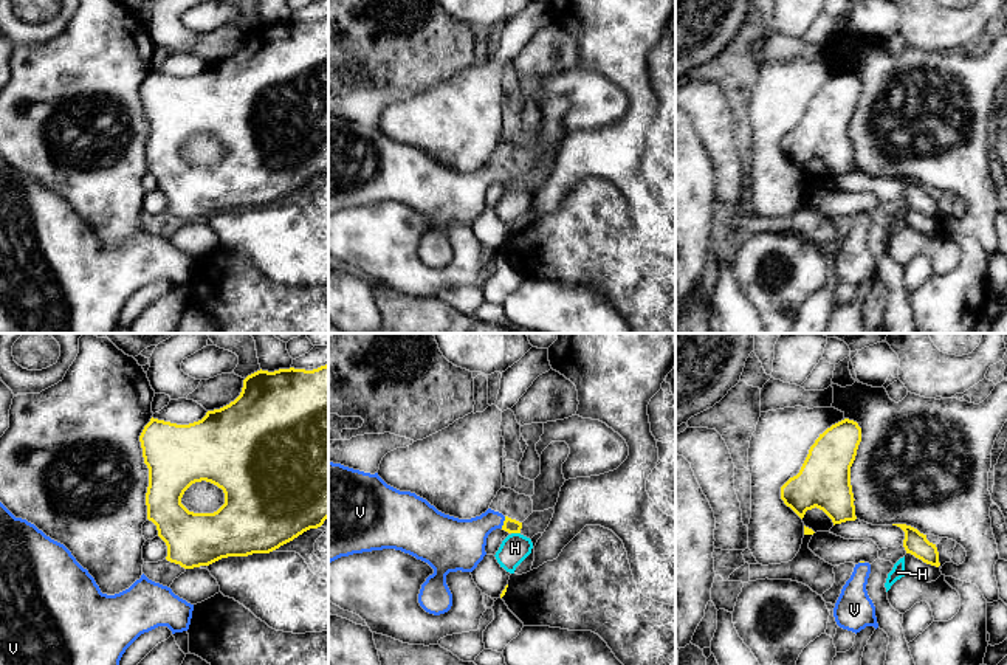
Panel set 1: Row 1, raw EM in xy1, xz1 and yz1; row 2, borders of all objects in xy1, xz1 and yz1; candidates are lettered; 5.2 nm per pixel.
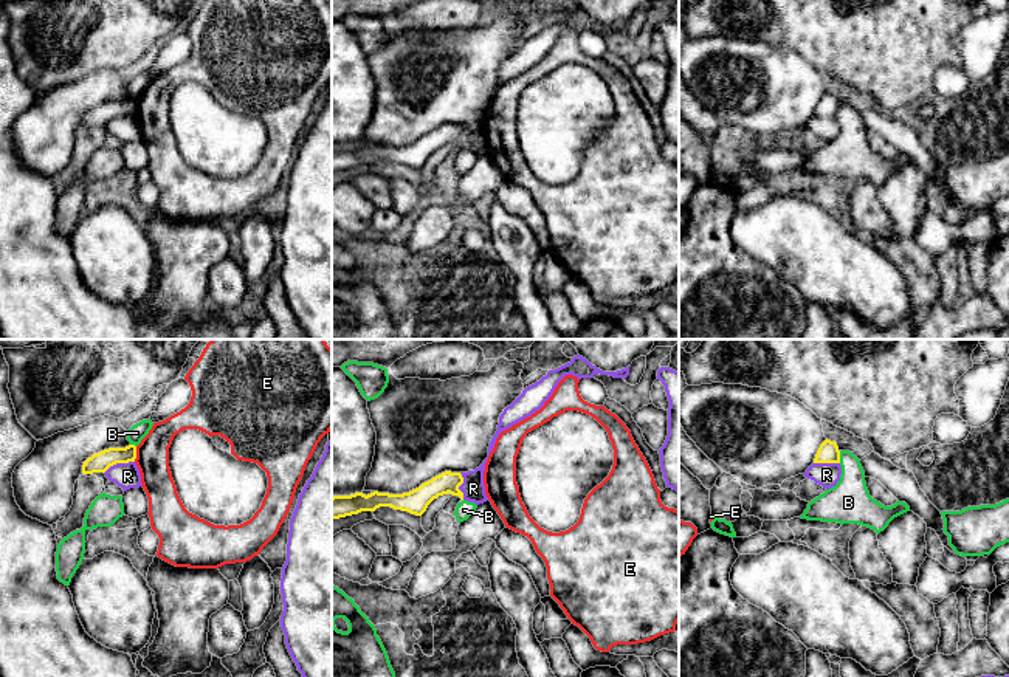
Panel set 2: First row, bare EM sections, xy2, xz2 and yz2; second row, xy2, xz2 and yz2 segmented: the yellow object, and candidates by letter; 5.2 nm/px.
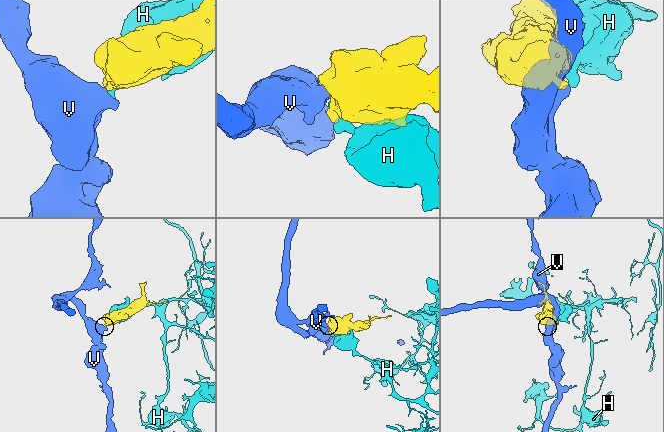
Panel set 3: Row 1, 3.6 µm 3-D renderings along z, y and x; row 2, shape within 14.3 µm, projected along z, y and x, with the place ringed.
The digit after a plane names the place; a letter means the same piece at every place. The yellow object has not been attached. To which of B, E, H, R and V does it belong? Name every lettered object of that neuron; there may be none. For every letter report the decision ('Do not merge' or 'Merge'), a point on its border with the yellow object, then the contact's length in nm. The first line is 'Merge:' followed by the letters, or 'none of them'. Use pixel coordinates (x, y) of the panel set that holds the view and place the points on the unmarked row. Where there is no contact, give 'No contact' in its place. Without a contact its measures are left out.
Merge: V
B: Do not merge. Touches yellow at yz2 (839, 110). Shared border 60 nm
E: Do not merge. Touches yellow at xy2 (135, 107). Shared border 80 nm
H: Do not merge. Touches yellow at xz1 (516, 185). Shared border 50 nm
R: Do not merge. Touches yellow at xy2 (118, 115). Shared border 170 nm
V: Merge. Touches yellow at xz1 (504, 175). Shared border 70 nm

